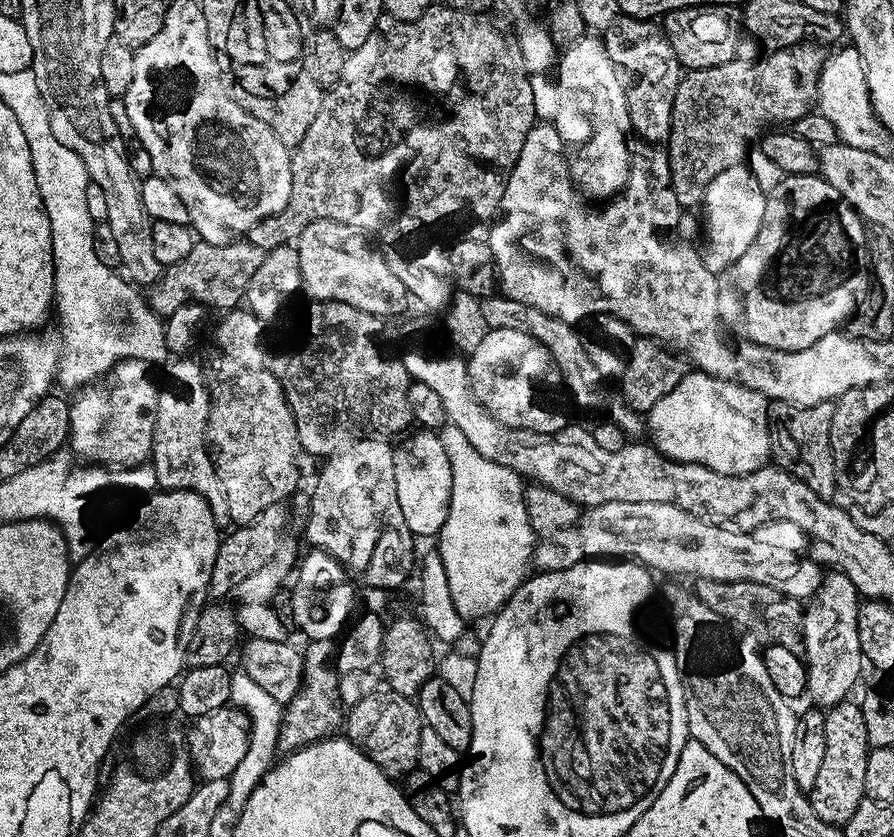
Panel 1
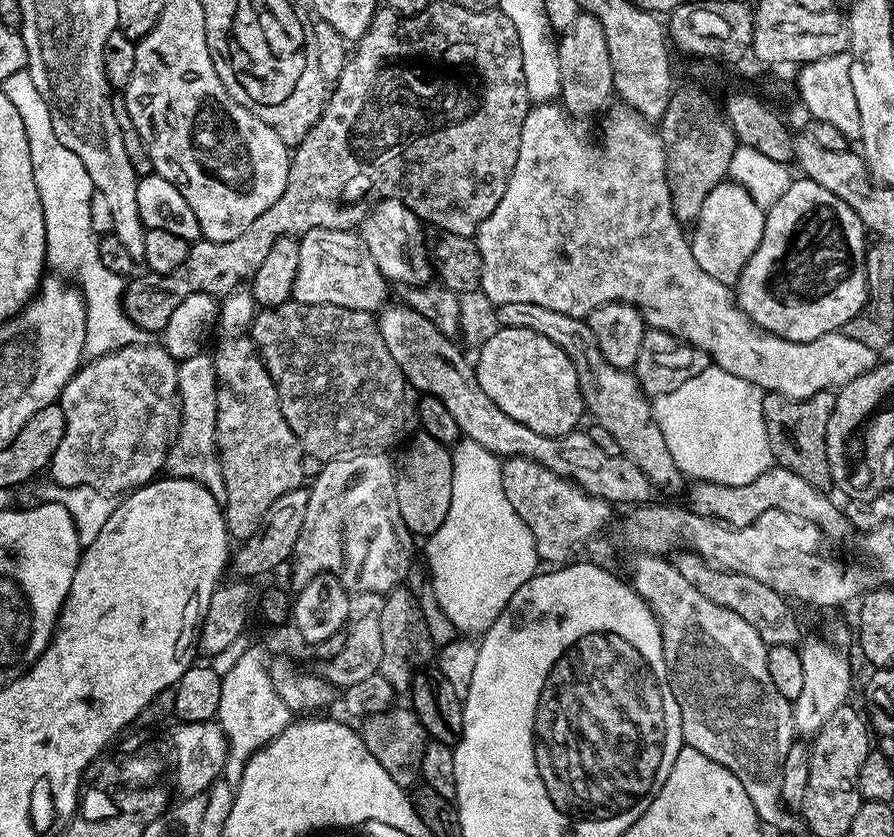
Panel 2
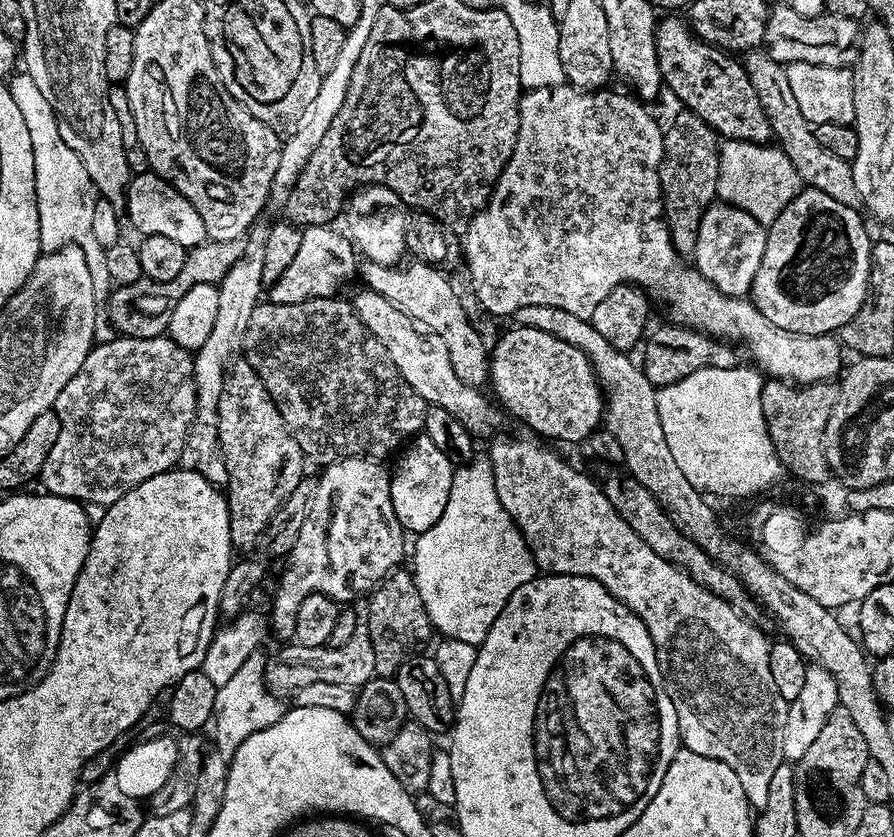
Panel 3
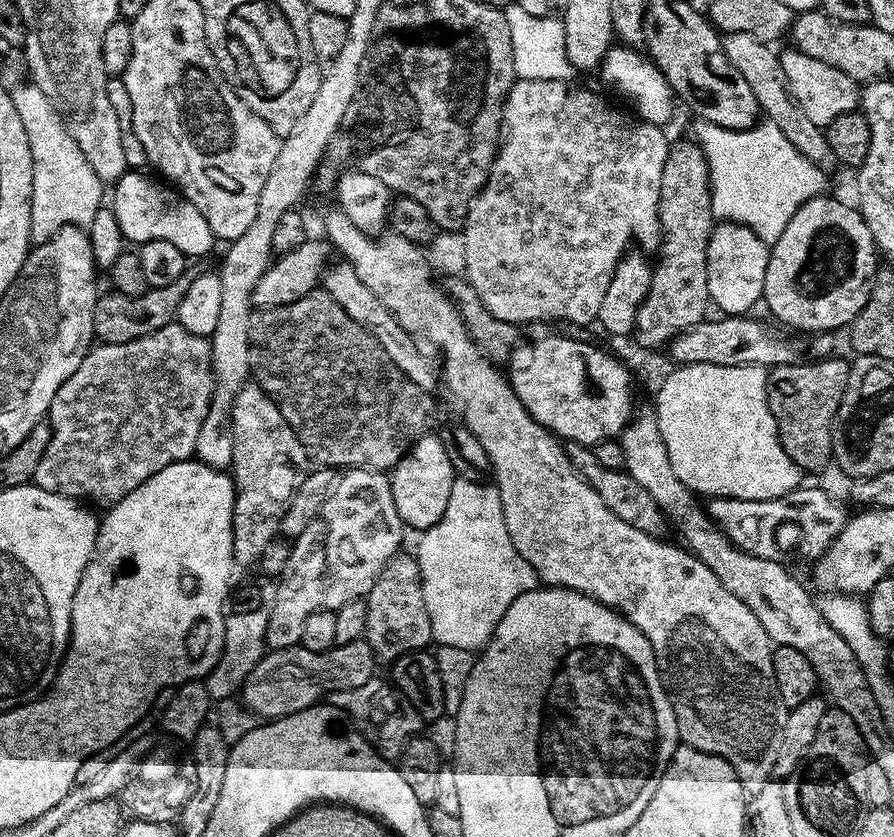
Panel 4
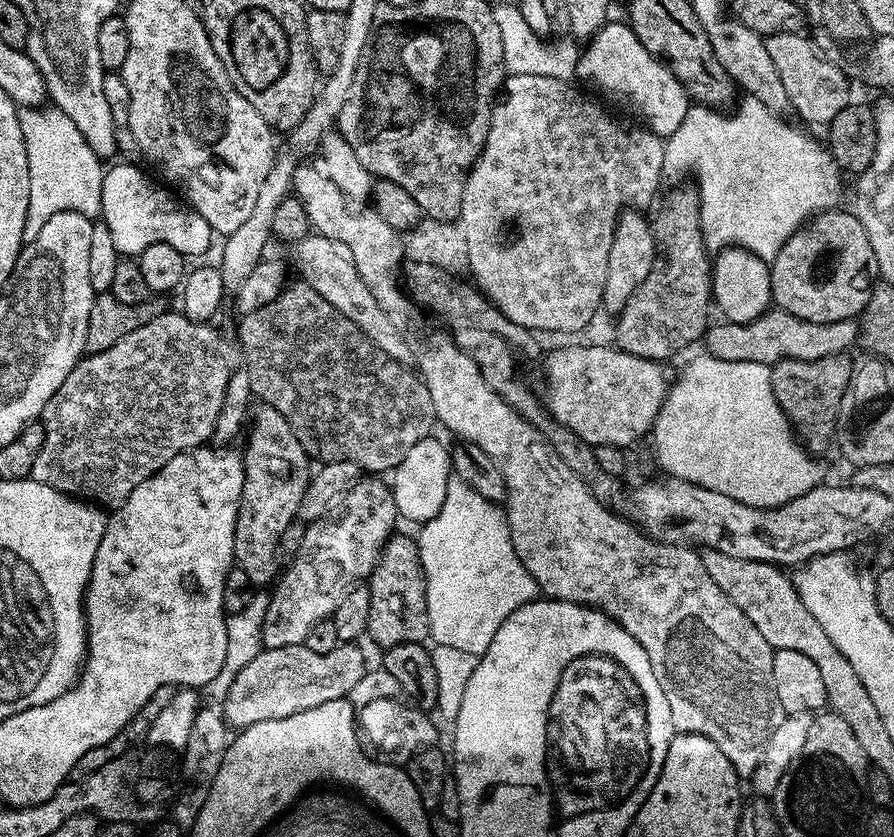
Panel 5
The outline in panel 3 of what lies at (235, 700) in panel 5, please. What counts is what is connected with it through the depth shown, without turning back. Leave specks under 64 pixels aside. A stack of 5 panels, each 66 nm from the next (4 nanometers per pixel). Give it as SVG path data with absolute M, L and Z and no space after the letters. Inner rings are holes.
M358 626L350 637L350 642L346 642L340 648L299 642L292 642L281 648L284 649L276 657L273 655L265 668L265 685L279 698L291 697L300 688L310 686L314 682L334 682L334 686L358 690L376 676L374 642L364 626Z

